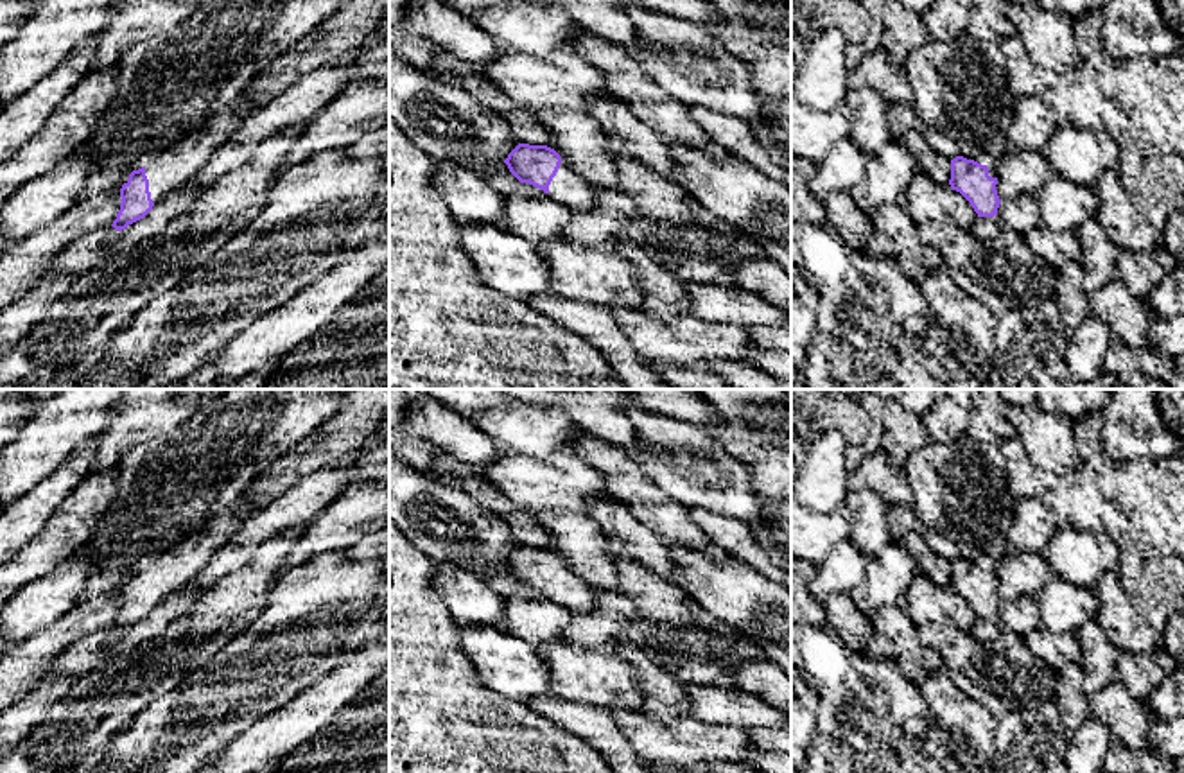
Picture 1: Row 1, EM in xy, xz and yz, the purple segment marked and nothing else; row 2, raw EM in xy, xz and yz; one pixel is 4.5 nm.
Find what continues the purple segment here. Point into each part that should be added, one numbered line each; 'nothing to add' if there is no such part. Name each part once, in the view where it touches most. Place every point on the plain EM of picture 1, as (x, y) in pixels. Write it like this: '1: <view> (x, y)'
1: xy (171, 571)

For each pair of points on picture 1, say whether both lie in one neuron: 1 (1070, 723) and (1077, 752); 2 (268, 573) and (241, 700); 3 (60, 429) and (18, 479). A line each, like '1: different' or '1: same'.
1: different
2: different
3: same

